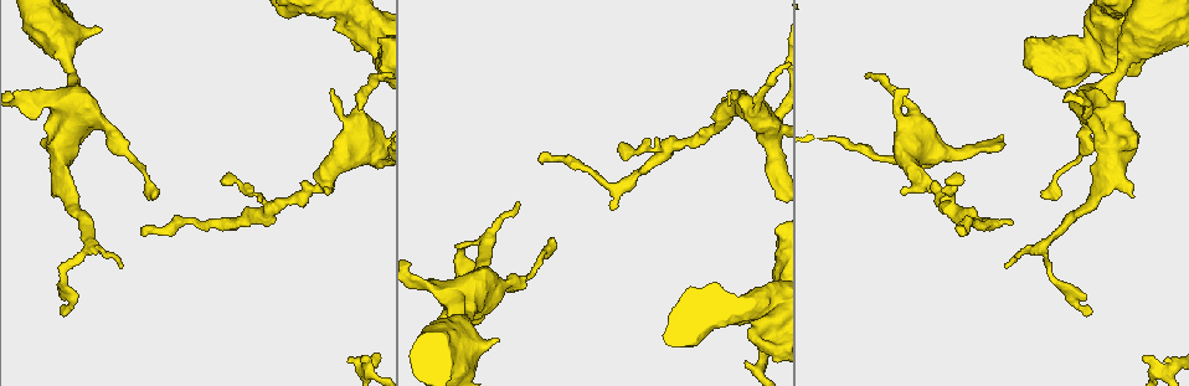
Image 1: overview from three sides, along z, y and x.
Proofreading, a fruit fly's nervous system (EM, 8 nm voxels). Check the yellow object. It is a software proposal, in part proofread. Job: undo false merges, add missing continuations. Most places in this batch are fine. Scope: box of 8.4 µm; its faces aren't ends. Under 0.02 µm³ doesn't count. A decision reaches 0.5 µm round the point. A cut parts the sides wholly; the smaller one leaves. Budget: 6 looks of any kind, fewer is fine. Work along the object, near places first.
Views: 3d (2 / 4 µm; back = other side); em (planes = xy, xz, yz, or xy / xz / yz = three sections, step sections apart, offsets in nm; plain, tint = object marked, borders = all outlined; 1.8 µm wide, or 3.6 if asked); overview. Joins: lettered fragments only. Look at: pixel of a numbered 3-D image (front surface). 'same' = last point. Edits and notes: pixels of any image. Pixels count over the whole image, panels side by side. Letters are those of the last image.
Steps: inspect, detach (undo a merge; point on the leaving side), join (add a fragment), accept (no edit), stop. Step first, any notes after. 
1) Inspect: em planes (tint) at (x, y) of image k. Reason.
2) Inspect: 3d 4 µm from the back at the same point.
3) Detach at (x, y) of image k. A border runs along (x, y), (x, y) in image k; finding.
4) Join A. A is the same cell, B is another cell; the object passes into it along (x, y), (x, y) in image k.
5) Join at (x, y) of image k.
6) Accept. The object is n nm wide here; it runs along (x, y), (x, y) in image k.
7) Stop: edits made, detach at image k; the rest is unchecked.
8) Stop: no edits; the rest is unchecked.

Inspect: em yz step 4 (borders) at (1143, 358) of image 1. Free end.

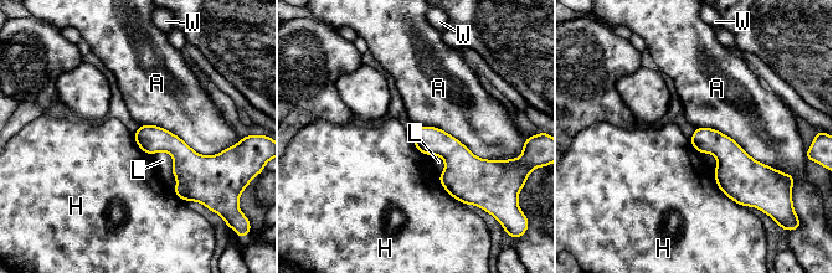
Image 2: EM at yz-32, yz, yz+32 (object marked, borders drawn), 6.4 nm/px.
Accept. A, H, L and W are other cells; a border runs along (714, 171), (716, 185), (744, 206) in image 2; no lettered fragment goes on from it.

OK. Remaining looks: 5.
Inspect: 3d 4 µm at (144, 235) of image 1. Tapers out.

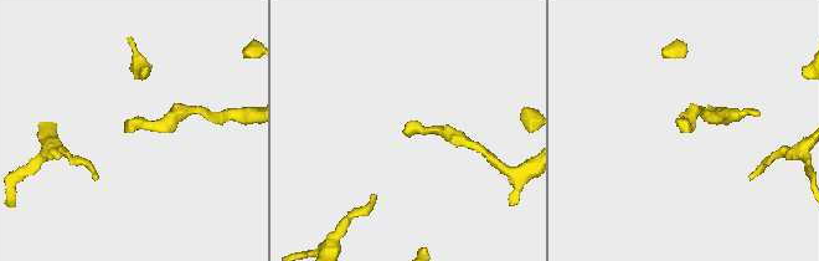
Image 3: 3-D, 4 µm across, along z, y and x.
Inspect: em xz step 16 (plain) at (407, 136) of image 3.

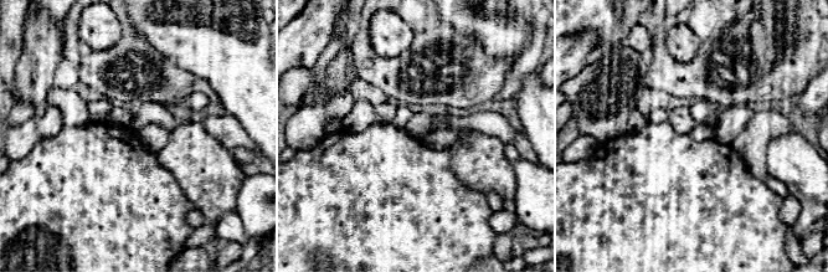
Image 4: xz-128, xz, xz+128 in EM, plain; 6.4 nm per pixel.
Inspect: em xz step 16 (borders) at the same point. See the neighbours.

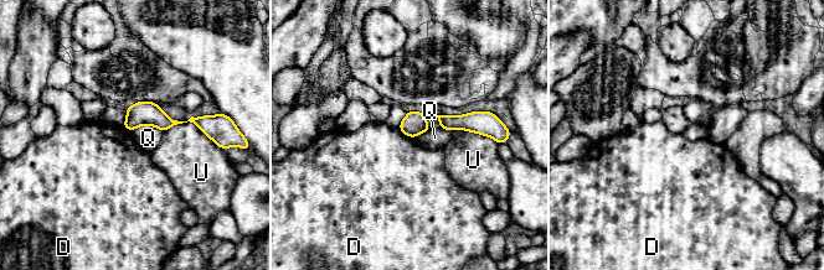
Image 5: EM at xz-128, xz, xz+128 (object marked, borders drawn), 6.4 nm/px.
Accept. D, Q and U are other cells; no lettered fragment goes on from it.

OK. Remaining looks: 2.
Stop: no edits; the rest is unchecked.

